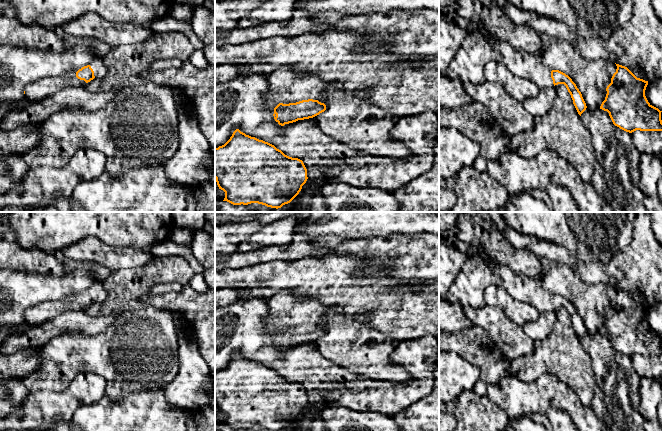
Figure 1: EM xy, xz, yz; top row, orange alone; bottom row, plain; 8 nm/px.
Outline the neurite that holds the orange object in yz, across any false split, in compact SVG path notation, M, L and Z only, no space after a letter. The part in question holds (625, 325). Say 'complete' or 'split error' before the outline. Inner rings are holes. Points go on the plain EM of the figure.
complete | M616 288L616 290L616 296L606 312L607 318L600 333L607 335L613 348L626 356L632 357L636 354L662 355L662 335L652 330L645 320L648 305L637 302L625 290L619 288Z

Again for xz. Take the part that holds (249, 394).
complete | M236 353L224 369L215 372L215 403L219 413L225 416L223 425L233 429L258 427L267 431L282 431L299 418L308 401L302 384L289 381L274 369Z

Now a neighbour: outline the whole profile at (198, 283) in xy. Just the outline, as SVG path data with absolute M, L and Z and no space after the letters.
M196 276L192 278L189 282L189 285L191 286L191 288L193 288L195 291L199 293L209 291L208 285L202 276Z

